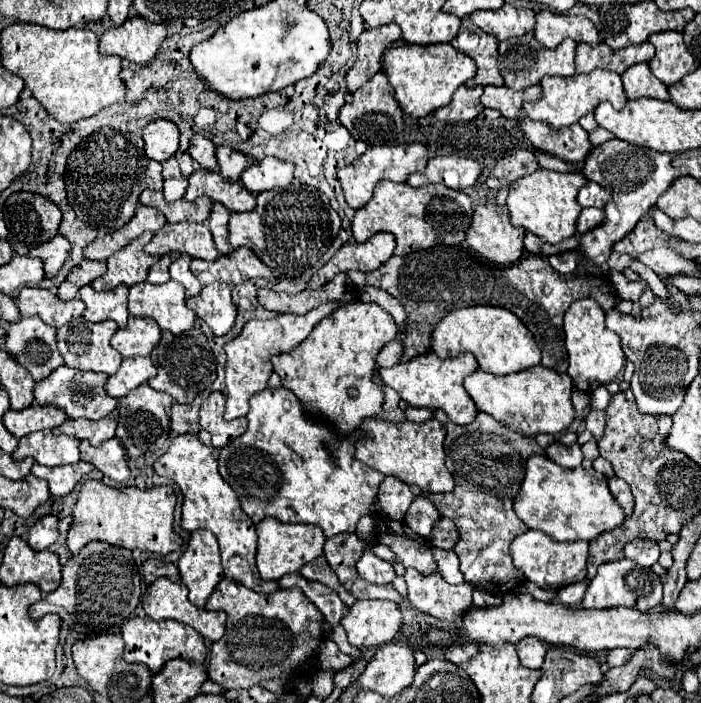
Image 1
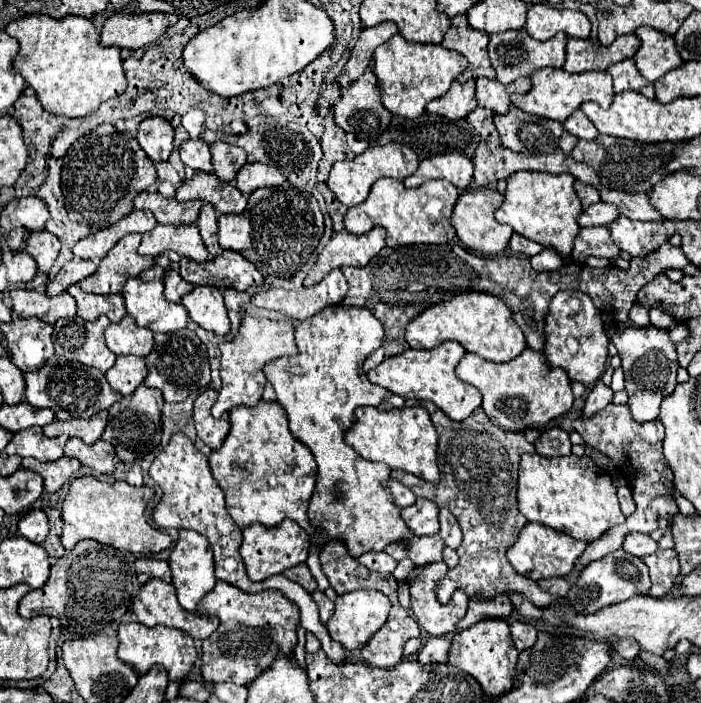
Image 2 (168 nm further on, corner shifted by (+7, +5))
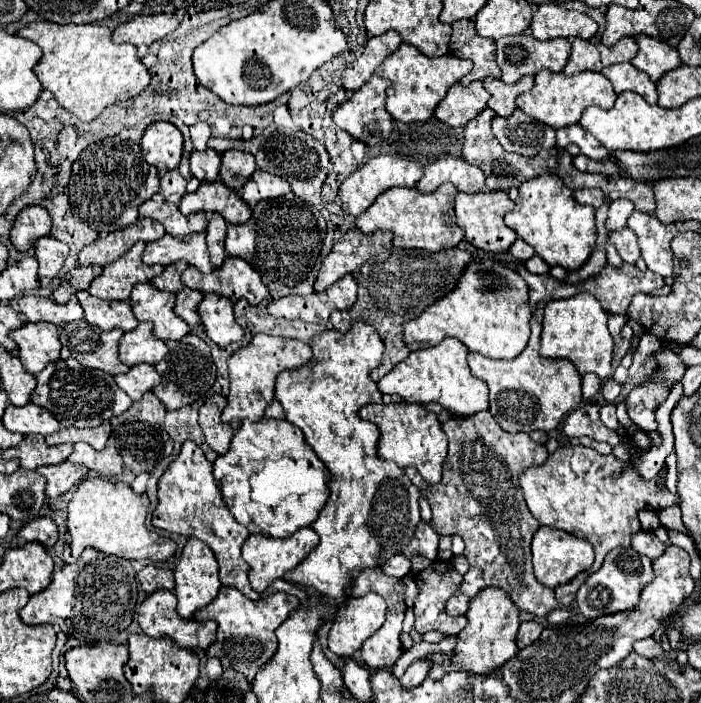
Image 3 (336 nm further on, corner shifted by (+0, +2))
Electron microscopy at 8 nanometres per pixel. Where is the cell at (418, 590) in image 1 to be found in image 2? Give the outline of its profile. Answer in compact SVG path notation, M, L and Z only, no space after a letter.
M443 561L437 563L429 563L423 567L415 567L411 571L411 575L407 577L409 583L409 591L411 591L411 613L417 619L419 627L425 629L429 635L451 635L457 631L457 623L465 617L467 613L467 595L465 593L453 593L453 597L449 599L449 603L439 603L439 599L433 593L433 585L445 575L447 565Z

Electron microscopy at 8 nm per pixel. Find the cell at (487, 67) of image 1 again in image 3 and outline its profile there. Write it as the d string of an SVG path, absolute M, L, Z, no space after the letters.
M458 20L452 24L450 54L456 58L470 60L474 64L472 72L466 74L460 84L466 86L474 80L484 80L488 76L500 78L500 68L496 64L496 44L490 38L482 38L474 30L472 20Z

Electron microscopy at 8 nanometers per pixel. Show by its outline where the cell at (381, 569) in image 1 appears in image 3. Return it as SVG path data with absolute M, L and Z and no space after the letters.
M396 554L392 556L388 562L382 564L382 570L388 574L388 576L394 576L394 578L404 578L408 572L410 572L410 560L402 554Z

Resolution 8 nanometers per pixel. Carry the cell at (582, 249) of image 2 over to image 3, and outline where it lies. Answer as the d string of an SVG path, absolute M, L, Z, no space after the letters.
M630 228L624 230L616 230L610 232L610 240L616 246L616 252L620 254L620 258L628 264L636 264L640 258L640 246L636 242L636 234Z

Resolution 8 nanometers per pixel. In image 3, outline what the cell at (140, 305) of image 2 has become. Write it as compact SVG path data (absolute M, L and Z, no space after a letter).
M138 284L132 290L130 306L134 316L140 322L152 322L154 334L168 342L168 340L182 340L190 328L188 324L174 314L176 296L172 292L162 292L148 284Z

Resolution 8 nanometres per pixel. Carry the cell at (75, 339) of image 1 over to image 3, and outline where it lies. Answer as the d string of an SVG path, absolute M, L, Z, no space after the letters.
M86 320L70 322L60 332L62 352L60 358L76 358L86 368L98 368L112 376L118 376L130 370L118 358L118 340L122 338L122 330L104 332L98 326L88 324Z

